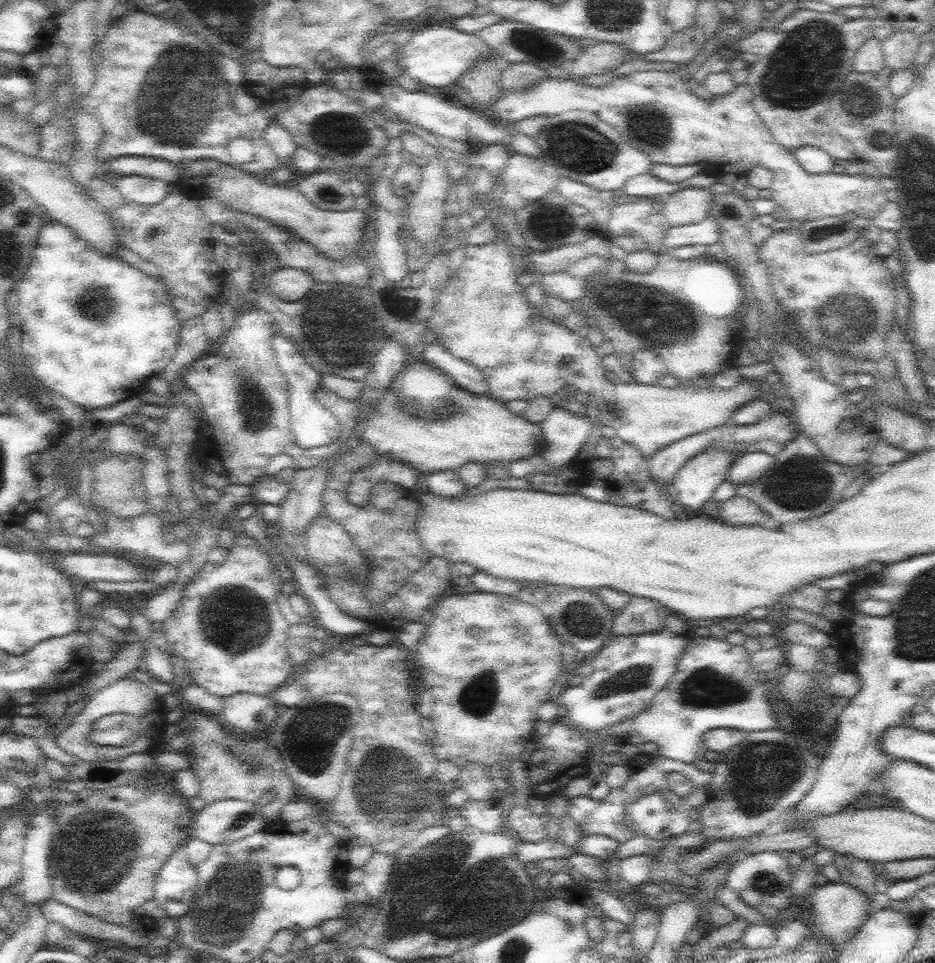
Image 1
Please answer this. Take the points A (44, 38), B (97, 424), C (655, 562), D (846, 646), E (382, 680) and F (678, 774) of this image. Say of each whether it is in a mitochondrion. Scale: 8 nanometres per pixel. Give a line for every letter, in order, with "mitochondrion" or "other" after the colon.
A: other
B: other
C: other
D: other
E: other
F: other

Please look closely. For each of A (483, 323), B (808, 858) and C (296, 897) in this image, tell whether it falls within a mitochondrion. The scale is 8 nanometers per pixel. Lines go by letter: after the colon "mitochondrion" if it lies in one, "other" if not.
A: mitochondrion
B: other
C: other

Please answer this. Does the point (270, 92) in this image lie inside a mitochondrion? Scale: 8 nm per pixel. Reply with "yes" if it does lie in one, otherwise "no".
no

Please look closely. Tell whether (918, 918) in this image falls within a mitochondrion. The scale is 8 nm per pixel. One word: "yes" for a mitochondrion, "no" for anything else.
no

